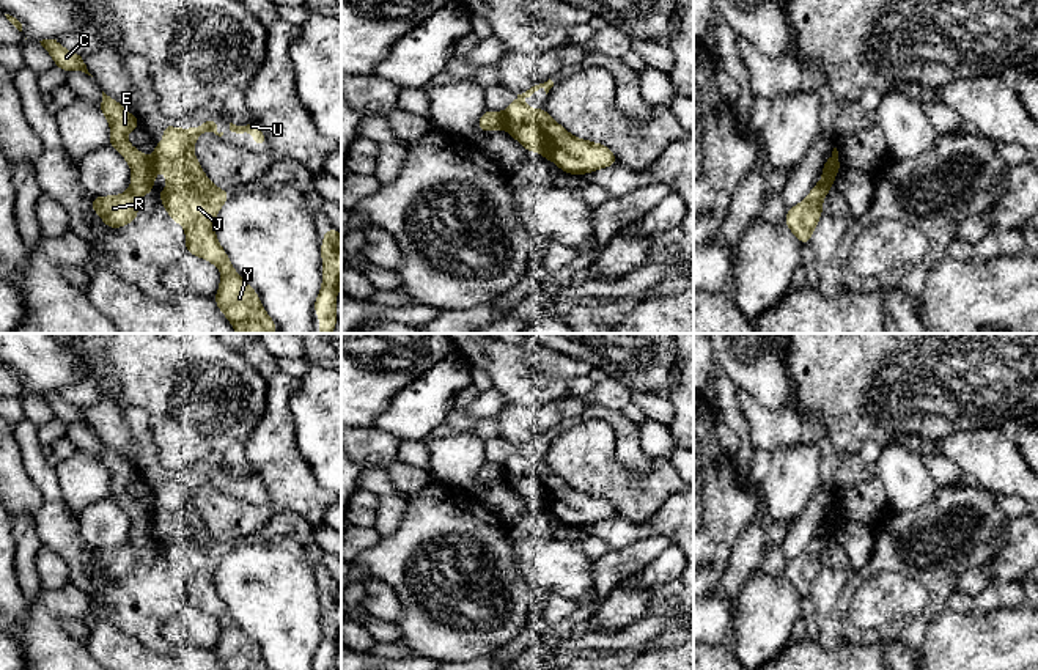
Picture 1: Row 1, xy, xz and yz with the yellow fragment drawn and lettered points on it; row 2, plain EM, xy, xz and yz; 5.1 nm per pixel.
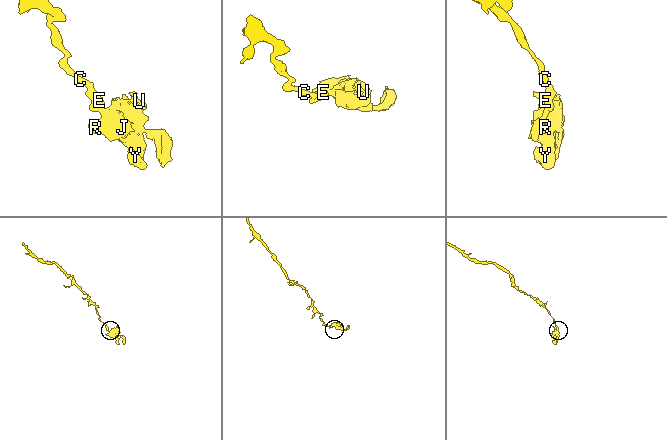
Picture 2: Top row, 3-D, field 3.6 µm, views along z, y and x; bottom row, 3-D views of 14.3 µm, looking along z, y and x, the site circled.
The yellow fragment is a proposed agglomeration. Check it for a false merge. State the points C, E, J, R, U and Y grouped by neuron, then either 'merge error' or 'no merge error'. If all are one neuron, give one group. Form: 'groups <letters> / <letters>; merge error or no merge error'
groups C E R / J U Y; merge error

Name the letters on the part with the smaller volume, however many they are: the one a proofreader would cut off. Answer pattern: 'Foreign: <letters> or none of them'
Foreign: J, U, Y

